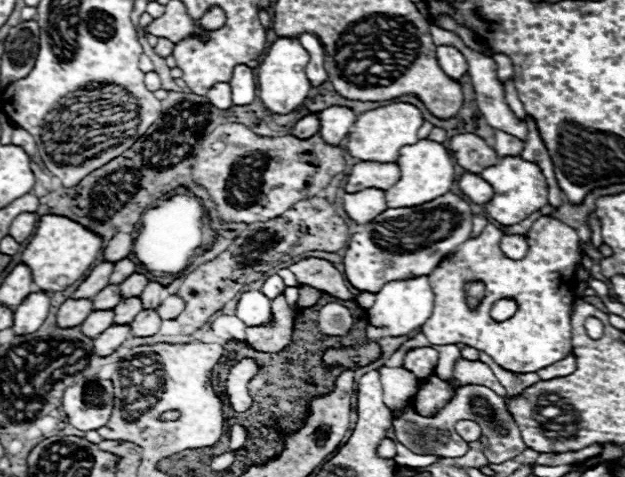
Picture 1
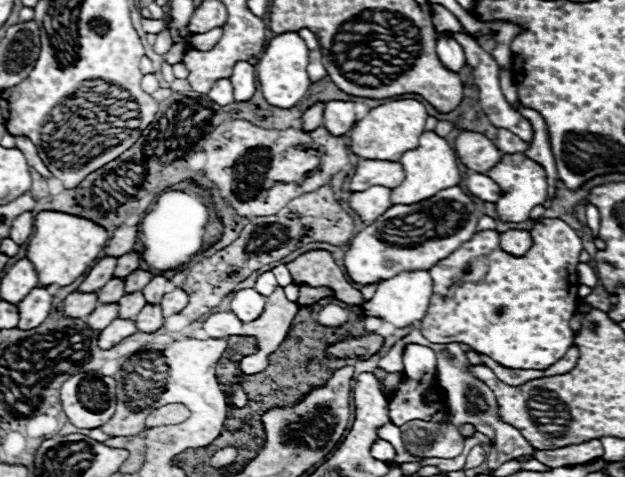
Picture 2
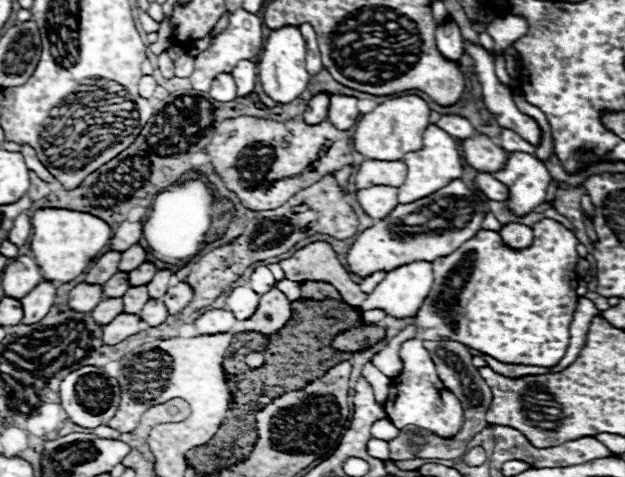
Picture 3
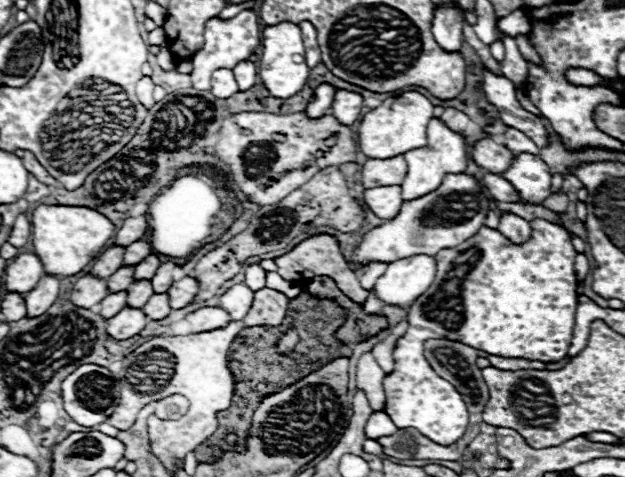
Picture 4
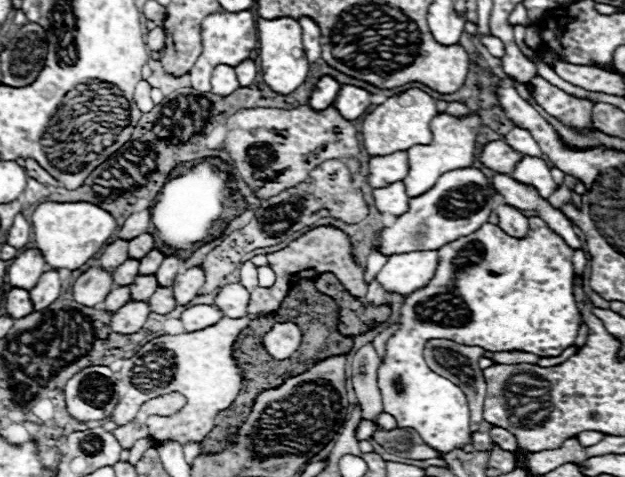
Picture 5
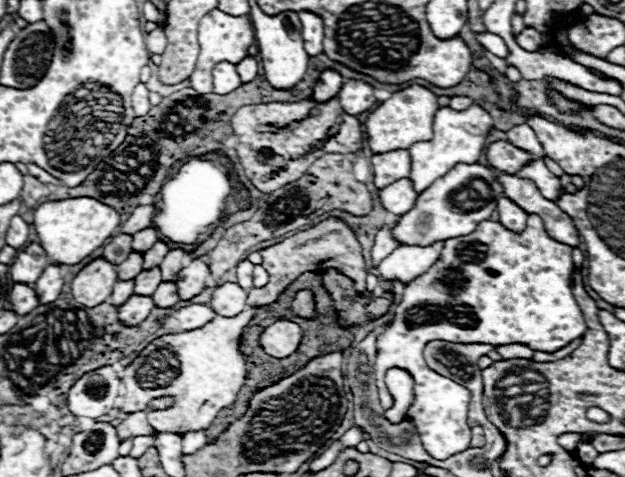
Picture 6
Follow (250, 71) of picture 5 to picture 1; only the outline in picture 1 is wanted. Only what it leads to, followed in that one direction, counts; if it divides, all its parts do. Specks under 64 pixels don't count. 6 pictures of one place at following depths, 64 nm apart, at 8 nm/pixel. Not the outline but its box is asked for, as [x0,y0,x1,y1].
[232,64,256,104]

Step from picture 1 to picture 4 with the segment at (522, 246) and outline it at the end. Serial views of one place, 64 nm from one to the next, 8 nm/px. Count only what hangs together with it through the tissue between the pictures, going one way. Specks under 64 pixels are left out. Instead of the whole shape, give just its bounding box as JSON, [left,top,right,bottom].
[498,212,532,244]

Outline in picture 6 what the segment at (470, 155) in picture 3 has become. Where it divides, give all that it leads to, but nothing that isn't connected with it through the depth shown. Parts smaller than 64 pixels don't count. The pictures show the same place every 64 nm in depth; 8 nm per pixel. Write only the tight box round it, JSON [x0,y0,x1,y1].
[486,142,534,174]

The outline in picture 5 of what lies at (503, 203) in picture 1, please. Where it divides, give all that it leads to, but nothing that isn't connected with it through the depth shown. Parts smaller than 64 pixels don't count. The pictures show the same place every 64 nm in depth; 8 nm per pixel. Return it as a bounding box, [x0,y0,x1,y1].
[510,156,558,198]

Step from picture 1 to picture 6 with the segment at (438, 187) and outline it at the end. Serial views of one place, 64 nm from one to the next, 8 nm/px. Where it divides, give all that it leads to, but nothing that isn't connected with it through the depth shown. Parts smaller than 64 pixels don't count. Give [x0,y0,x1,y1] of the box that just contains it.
[408,104,494,192]

